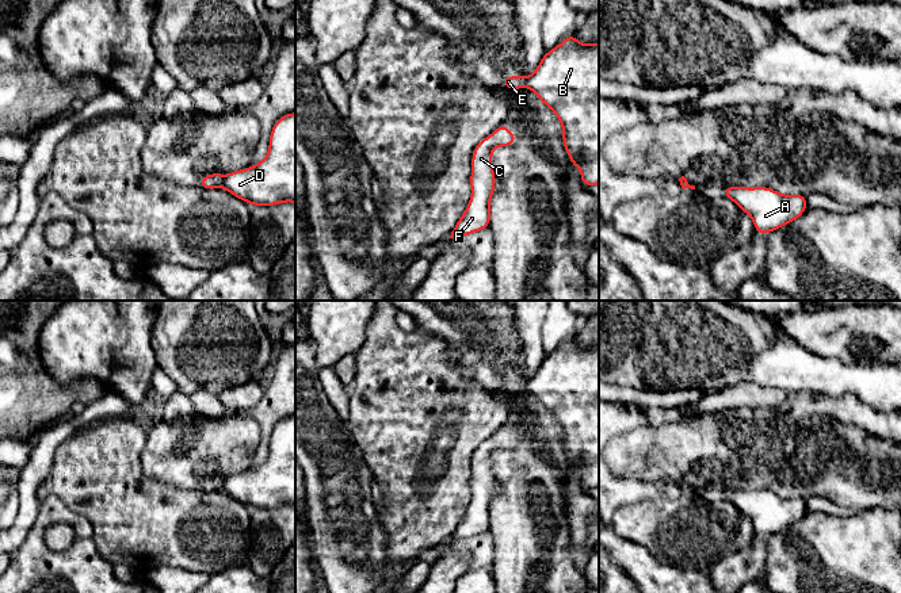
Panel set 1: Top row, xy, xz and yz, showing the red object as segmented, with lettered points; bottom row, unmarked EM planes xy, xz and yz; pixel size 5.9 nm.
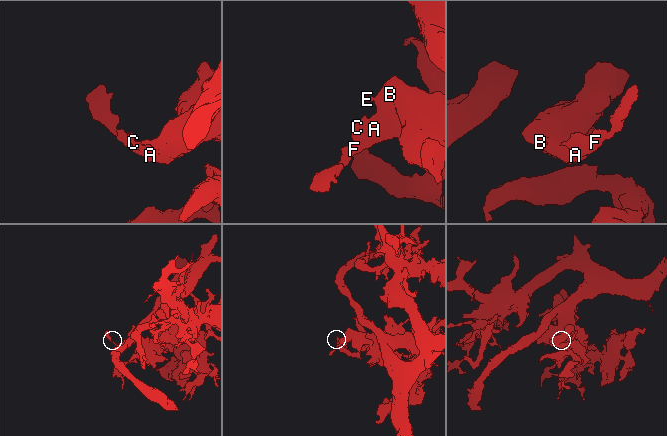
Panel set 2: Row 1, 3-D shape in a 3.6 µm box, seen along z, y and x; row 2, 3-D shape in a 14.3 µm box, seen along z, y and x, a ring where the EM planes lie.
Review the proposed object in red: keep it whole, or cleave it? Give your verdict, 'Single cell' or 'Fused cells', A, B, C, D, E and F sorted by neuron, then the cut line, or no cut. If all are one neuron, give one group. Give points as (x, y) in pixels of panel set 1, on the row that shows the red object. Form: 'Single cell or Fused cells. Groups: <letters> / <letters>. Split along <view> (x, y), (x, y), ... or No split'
Fused cells. Groups: A B C D F / E. Split along xy (225, 176), (221, 184)

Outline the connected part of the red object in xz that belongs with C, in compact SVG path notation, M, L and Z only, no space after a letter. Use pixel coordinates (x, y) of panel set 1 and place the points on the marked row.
M503 123L474 148L470 176L472 198L463 215L455 223L450 238L467 236L489 227L489 203L496 184L492 168L492 150L496 146L512 146L515 142L516 135L508 131L507 123Z

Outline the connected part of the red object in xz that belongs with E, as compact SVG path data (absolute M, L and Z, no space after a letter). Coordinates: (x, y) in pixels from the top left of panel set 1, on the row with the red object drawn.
M522 73L519 76L509 76L503 80L503 87L507 89L520 89L527 87L527 77Z

